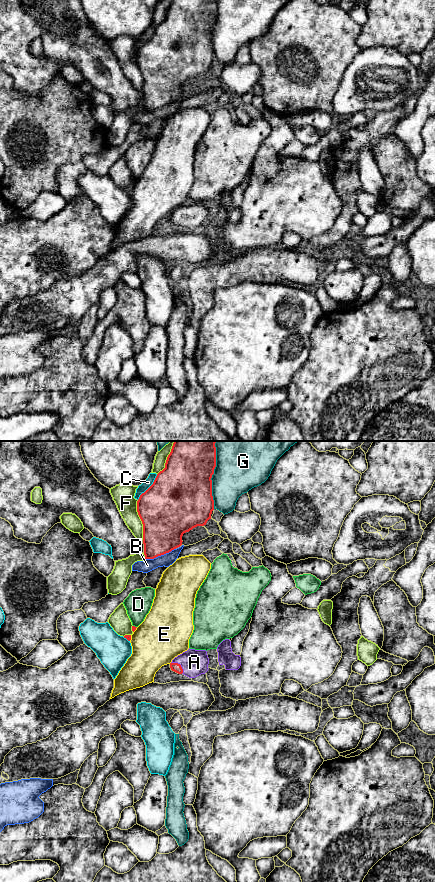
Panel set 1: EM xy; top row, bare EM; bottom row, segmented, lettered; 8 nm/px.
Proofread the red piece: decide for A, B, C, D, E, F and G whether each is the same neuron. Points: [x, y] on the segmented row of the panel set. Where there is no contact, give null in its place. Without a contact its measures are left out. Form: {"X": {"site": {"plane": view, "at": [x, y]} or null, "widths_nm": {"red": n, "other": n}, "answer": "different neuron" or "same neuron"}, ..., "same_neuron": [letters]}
{"A": {"site": {"plane": "xy", "at": [179, 664]}, "widths_nm": {"red": 70, "other": 200}, "answer": "same neuron"}, "B": {"site": {"plane": "xy", "at": [160, 555]}, "widths_nm": {"red": 340, "other": 110}, "answer": "different neuron"}, "C": {"site": {"plane": "xy", "at": [149, 487]}, "widths_nm": {"red": 480, "other": 70}, "answer": "different neuron"}, "D": {"site": {"plane": "xy", "at": [134, 626]}, "widths_nm": {"red": 30, "other": 200}, "answer": "different neuron"}, "E": {"site": {"plane": "xy", "at": [130, 638]}, "widths_nm": {"red": 50, "other": 400}, "answer": "different neuron"}, "F": {"site": {"plane": "xy", "at": [141, 520]}, "widths_nm": {"red": 460, "other": 170}, "answer": "different neuron"}, "G": {"site": {"plane": "xy", "at": [212, 474]}, "widths_nm": {"red": 440, "other": 420}, "answer": "different neuron"}, "same_neuron": ["A"]}

